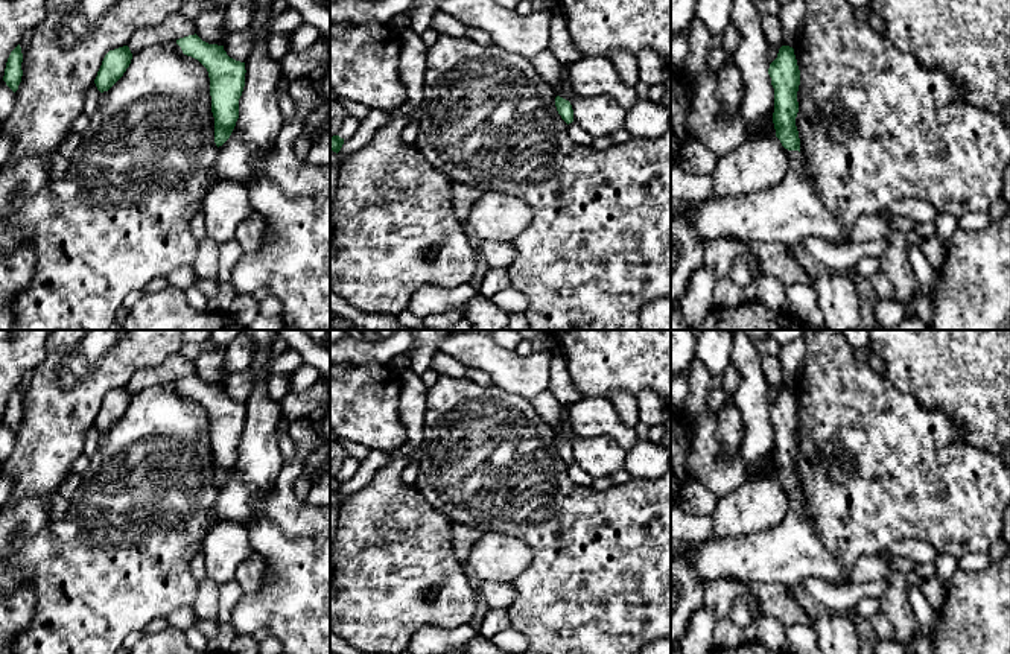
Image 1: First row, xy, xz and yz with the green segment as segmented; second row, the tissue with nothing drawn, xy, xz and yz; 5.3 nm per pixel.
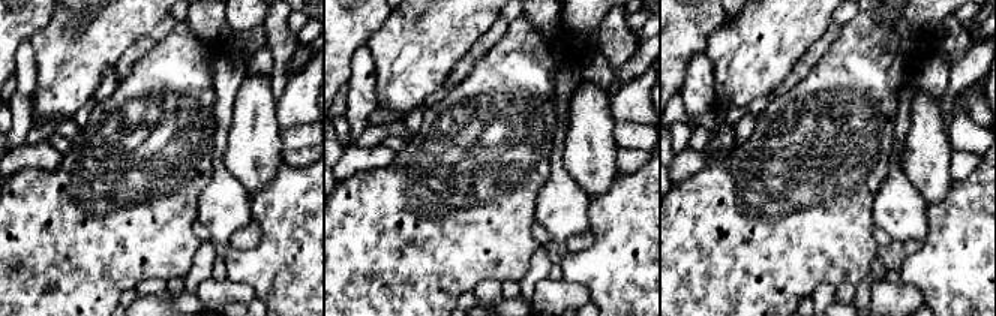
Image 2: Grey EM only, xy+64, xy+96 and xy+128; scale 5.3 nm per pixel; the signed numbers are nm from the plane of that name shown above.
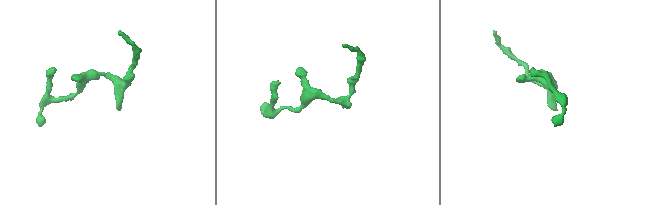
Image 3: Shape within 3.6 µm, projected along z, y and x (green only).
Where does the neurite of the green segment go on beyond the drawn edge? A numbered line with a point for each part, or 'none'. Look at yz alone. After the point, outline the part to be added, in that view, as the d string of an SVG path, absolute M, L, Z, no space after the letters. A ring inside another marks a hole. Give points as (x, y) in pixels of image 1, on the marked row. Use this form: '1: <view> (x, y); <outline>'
1: yz (790, 212); M789 151L789 157L789 170L776 187L701 202L695 219L680 213L671 216L671 310L681 306L691 274L704 265L704 242L709 239L767 240L800 248L805 237L835 242L841 236L841 222L824 207L806 173L805 155Z

